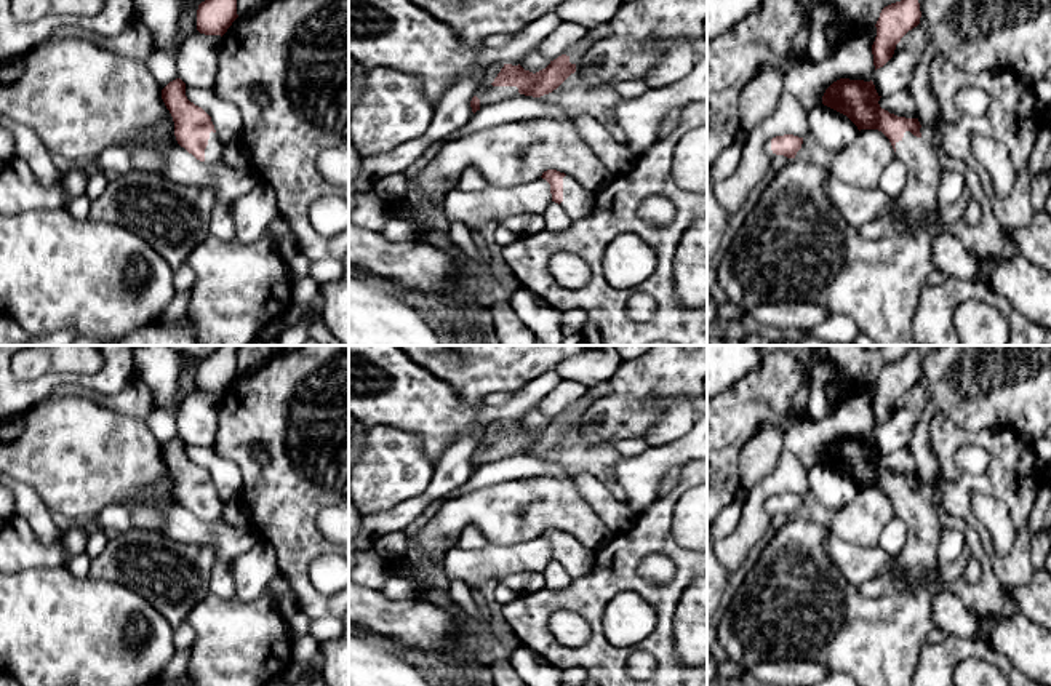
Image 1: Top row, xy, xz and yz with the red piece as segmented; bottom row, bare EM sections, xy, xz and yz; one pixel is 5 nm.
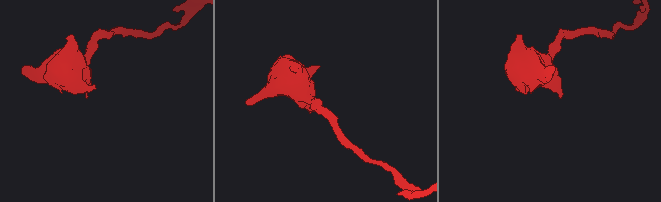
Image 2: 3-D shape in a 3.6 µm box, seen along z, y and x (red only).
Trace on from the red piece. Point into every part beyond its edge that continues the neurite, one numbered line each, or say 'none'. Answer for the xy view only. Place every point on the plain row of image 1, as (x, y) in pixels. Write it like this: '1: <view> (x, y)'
1: xy (213, 512)

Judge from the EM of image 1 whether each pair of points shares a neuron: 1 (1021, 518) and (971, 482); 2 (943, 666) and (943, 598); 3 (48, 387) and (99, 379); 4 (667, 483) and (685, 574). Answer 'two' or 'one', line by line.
1: one
2: two
3: one
4: two

